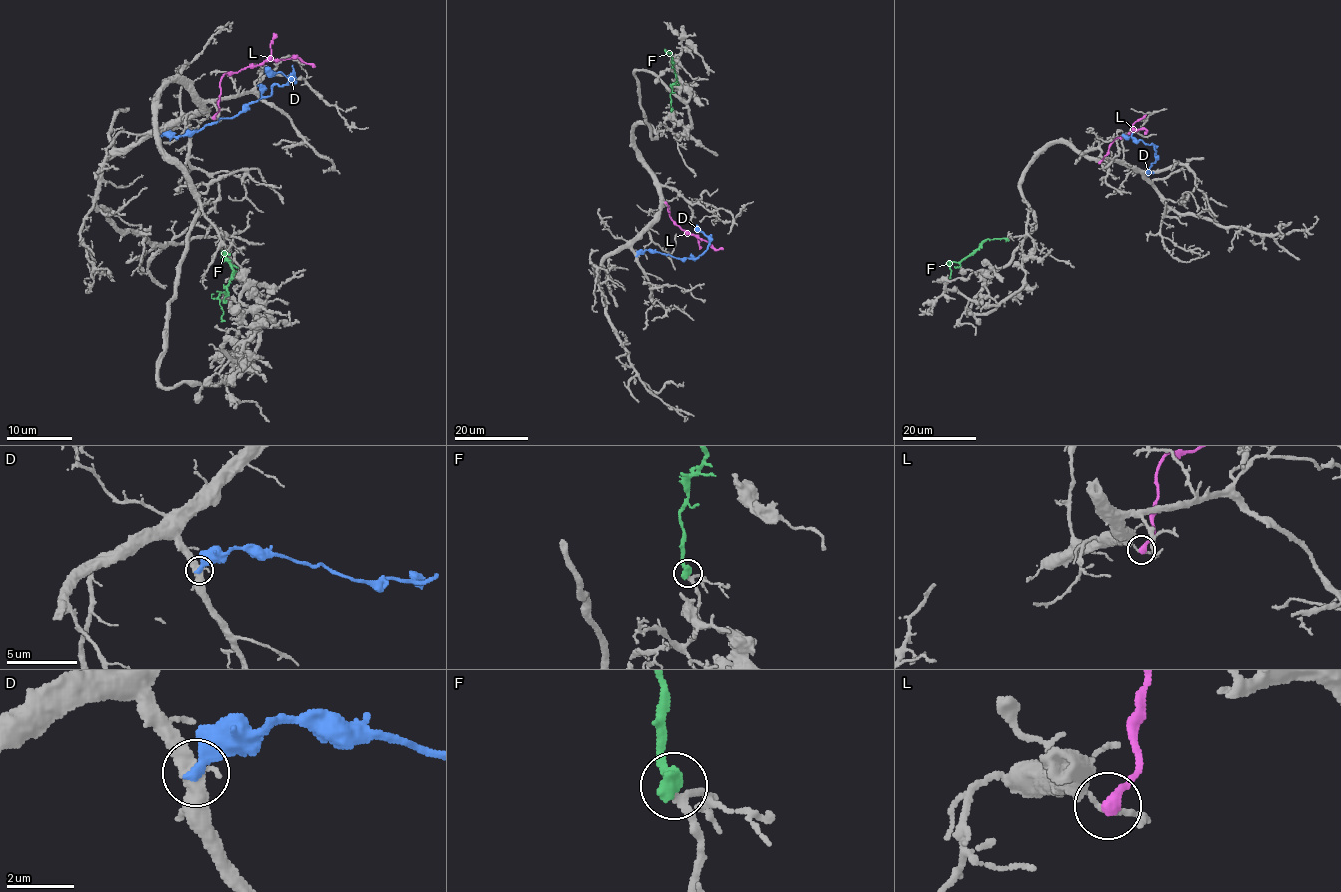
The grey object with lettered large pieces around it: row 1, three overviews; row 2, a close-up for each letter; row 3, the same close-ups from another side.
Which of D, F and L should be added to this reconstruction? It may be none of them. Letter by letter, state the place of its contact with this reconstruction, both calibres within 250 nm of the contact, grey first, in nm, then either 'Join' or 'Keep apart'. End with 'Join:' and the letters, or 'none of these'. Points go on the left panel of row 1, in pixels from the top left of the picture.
D: Touches grey at (162, 135). Thickness 440 nm (grey) against 420 nm. Keep apart
F: Touches grey at (225, 251). Thickness 180 nm (grey) against 550 nm. Join
L: Touches grey at (213, 117). Thickness 110 nm (grey) against 400 nm. Keep apart
Join: F

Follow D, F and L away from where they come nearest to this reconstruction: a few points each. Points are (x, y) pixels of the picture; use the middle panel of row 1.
D: (636, 256), (653, 250), (679, 259), (696, 259), (709, 244), (707, 237), (694, 225)
F: (672, 110), (671, 89), (676, 75), (668, 53), (671, 51)
L: (665, 202), (669, 217), (683, 230), (723, 249)

